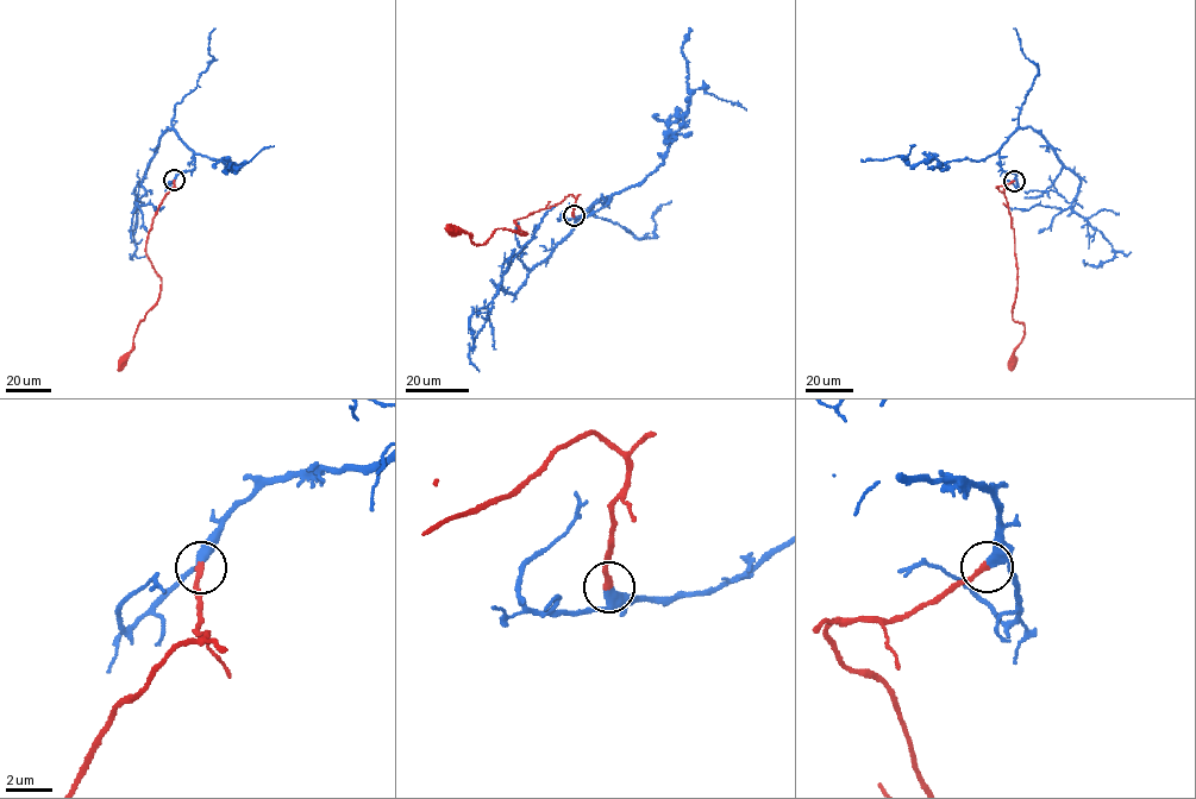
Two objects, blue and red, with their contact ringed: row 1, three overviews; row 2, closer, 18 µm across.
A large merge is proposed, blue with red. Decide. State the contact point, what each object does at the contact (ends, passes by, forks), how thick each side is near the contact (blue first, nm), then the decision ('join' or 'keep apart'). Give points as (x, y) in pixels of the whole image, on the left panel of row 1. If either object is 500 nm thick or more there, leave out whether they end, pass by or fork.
(174, 180) | blue passes by | red ends | 360/260 nm | join

